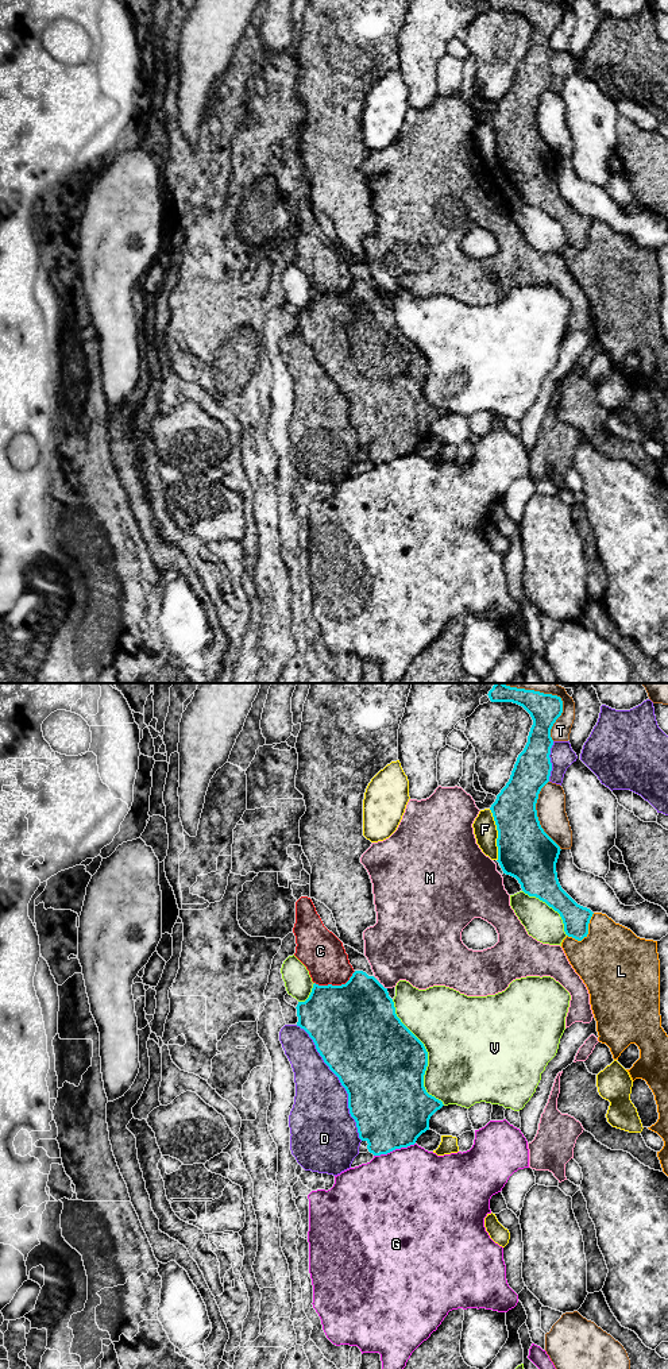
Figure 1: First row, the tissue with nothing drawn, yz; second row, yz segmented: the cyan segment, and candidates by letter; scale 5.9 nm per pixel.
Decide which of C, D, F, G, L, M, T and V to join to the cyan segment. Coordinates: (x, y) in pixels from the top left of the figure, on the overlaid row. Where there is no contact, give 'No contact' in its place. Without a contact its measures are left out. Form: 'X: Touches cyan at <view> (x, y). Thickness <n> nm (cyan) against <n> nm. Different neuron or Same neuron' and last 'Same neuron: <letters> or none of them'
C: Touches cyan at yz (335, 986). Thickness 480 nm (cyan) against 260 nm. Different neuron
D: Touches cyan at yz (340, 1082). Thickness 500 nm (cyan) against 360 nm. Different neuron
F: Touches cyan at yz (498, 835). Thickness 320 nm (cyan) against 140 nm. Different neuron
G: Touches cyan at yz (394, 1149). Thickness 460 nm (cyan) against 500 nm. Different neuron
L: Touches cyan at yz (587, 933). Thickness 160 nm (cyan) against 420 nm. Different neuron
M: Touches cyan at yz (382, 986). Thickness 460 nm (cyan) against 380 nm. Different neuron
T: Touches cyan at yz (536, 816). Thickness 320 nm (cyan) against 180 nm. Different neuron
V: Touches cyan at yz (427, 1055). Thickness 480 nm (cyan) against 500 nm. Different neuron
Same neuron: none of them

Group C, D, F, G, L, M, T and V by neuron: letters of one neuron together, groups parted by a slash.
C / D / F / G / L / M / T / V

